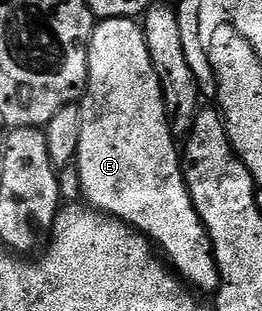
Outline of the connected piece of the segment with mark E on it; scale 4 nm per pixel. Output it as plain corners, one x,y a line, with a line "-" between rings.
126,16
100,19
95,25
87,53
87,92
79,104
81,142
74,162
80,172
82,199
95,211
117,218
125,222
128,228
134,228
147,237
184,285
190,286
196,293
218,292
219,271
211,239
193,206
187,184
183,181
181,152
176,137
171,135
161,82
153,70
142,27

